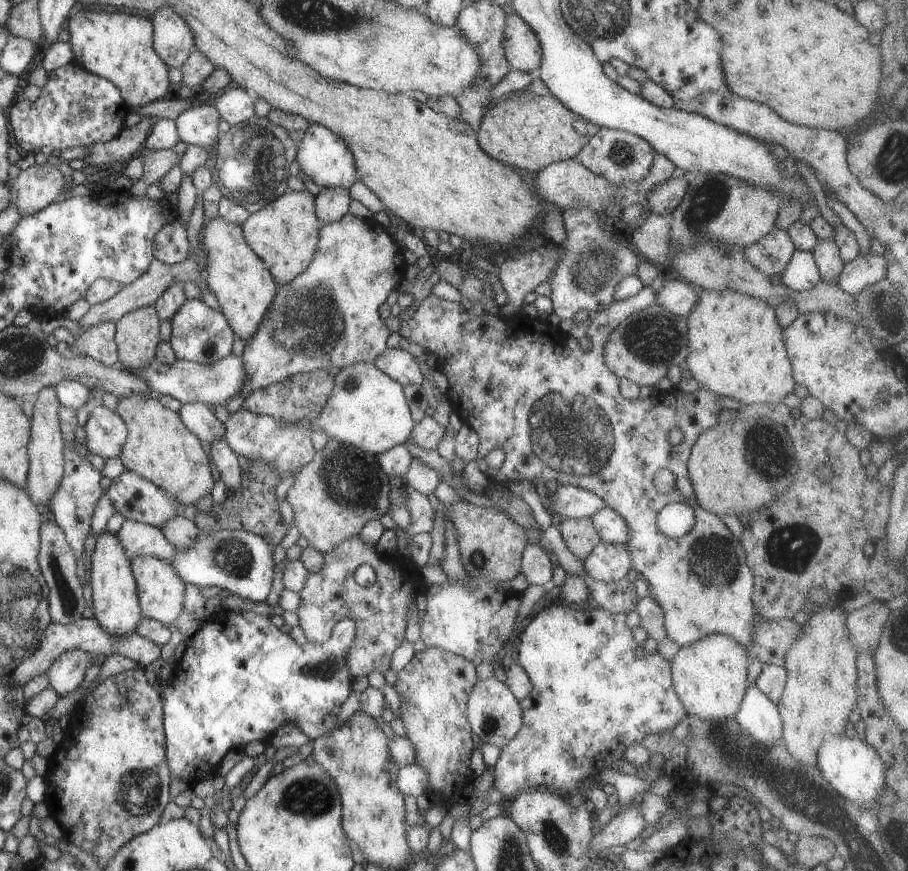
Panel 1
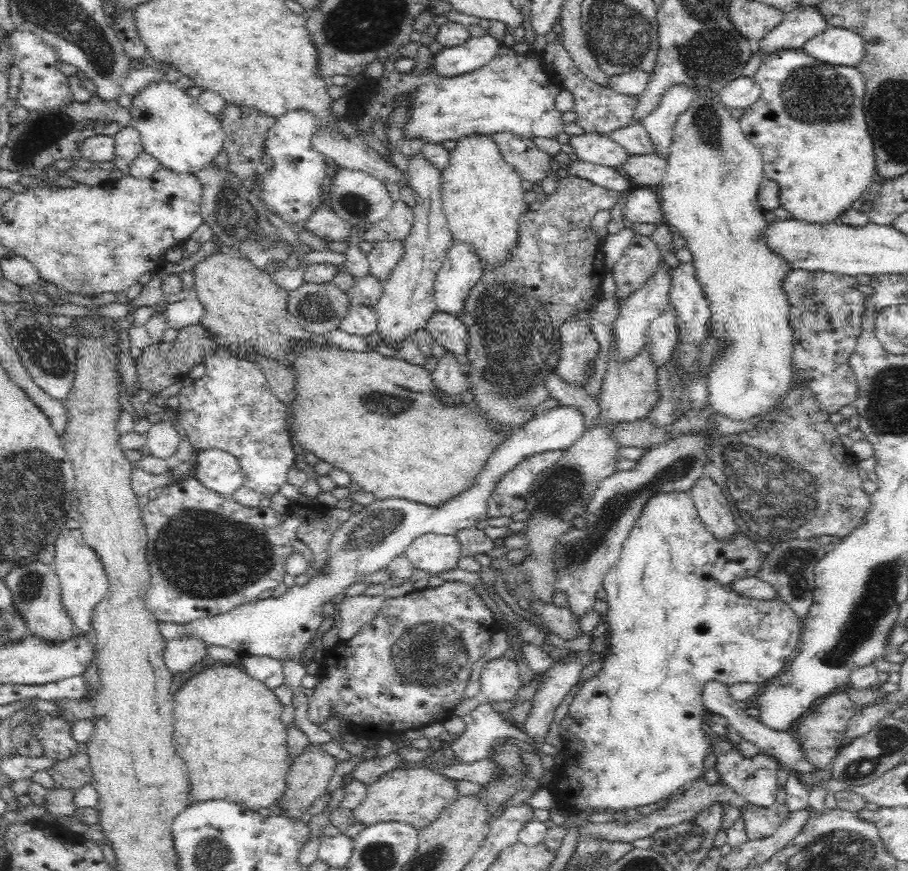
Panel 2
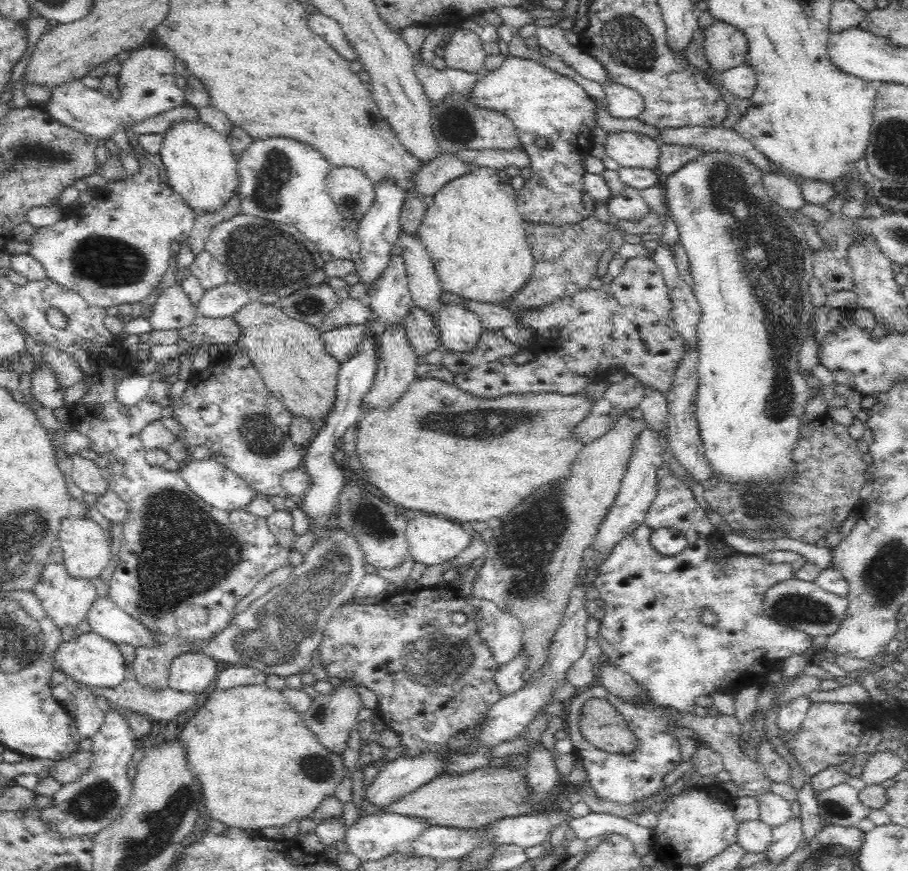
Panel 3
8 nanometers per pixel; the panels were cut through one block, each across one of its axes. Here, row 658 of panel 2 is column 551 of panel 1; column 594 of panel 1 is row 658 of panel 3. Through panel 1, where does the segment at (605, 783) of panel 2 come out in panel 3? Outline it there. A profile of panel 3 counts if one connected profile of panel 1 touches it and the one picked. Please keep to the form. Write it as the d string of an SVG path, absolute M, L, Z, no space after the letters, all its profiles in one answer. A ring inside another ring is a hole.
M660 466L656 472L657 486L656 486L656 496L652 500L652 504L648 506L646 510L646 516L642 520L642 524L638 524L638 528L634 529L634 532L626 534L620 542L616 542L610 550L610 554L606 558L602 558L600 562L597 562L594 567L596 571L596 577L593 580L593 585L599 590L599 600L601 606L604 608L604 616L600 620L599 631L597 633L596 639L599 645L602 647L603 653L608 656L610 664L618 667L620 671L628 674L630 677L634 678L640 687L646 692L646 696L650 699L648 704L644 706L633 706L633 704L627 704L614 695L609 694L603 687L596 684L587 690L582 690L580 695L574 696L572 699L572 704L570 704L570 712L568 712L568 721L565 727L569 730L569 737L572 739L574 745L573 753L580 760L581 764L587 772L587 778L589 784L594 789L594 792L604 800L610 800L612 802L620 804L632 804L638 802L638 800L644 800L648 796L654 794L660 786L663 784L664 776L674 770L676 766L681 763L681 752L680 744L670 736L668 729L672 728L673 724L669 722L669 713L673 711L678 711L680 713L692 713L695 707L695 699L697 696L709 696L714 692L726 692L728 694L738 693L742 690L752 687L761 686L768 679L775 676L776 668L775 663L777 661L784 661L785 657L792 656L794 654L802 654L805 650L810 648L811 643L814 642L815 638L810 637L803 630L793 629L776 621L772 621L766 616L765 610L763 609L763 598L767 592L775 586L775 584L784 582L785 580L790 580L795 578L794 571L791 568L791 564L788 562L772 564L766 563L764 560L757 558L755 555L747 555L746 553L741 553L736 551L734 548L726 545L723 535L720 534L719 529L712 524L706 512L698 505L696 499L694 499L694 494L690 491L687 484L674 477L674 474L666 466ZM659 528L670 528L676 529L682 532L682 535L686 537L686 546L684 550L680 550L678 554L672 554L672 556L666 556L665 554L660 554L651 543L652 532L658 530ZM702 608L707 608L710 610L712 615L718 617L718 623L715 626L707 626L700 621L700 610ZM588 700L606 700L628 723L628 728L634 732L634 735L638 737L640 741L640 746L634 750L630 755L612 755L608 752L604 752L594 747L592 744L588 743L584 739L584 735L580 732L580 718L582 718L582 706L588 702Z

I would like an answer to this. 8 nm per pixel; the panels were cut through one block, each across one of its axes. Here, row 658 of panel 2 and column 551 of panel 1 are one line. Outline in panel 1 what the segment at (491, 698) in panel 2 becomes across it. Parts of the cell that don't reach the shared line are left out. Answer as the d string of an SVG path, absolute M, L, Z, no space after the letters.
M559 485L548 499L551 510L561 519L587 519L595 511L607 507L592 492L573 485Z

